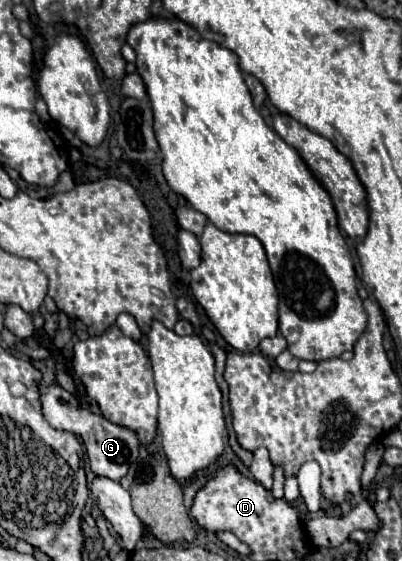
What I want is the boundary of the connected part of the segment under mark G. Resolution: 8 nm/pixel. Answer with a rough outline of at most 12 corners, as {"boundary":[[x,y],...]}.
{"boundary":[[59,385],[41,395],[51,427],[83,439],[95,475],[121,481],[139,439]]}

